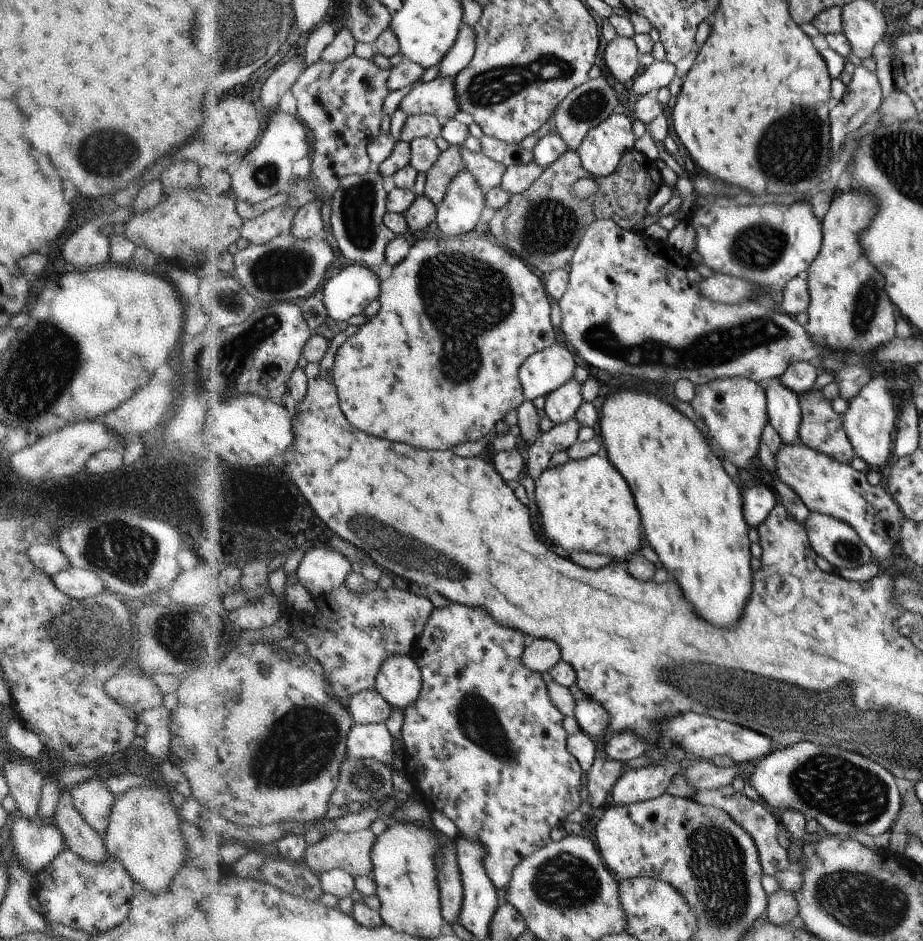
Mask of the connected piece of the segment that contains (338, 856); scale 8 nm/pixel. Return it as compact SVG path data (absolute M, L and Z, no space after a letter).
M371 829L360 832L341 830L309 845L305 861L318 874L346 869L352 876L373 876L373 846L378 837Z

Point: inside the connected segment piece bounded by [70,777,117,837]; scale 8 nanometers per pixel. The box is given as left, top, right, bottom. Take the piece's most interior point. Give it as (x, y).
(94, 801)

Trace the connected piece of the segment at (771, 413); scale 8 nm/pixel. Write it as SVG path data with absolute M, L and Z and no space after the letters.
M771 379L767 388L767 416L774 430L778 432L784 443L799 442L799 426L802 422L802 408L800 396L791 388L788 388L780 379Z

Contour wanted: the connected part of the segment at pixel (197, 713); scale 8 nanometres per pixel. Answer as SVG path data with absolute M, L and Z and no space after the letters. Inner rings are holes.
M260 643L244 644L230 654L218 665L210 668L198 668L194 674L181 677L181 685L177 690L179 698L178 709L172 711L169 720L171 732L171 757L174 762L180 762L181 770L190 778L192 782L192 792L194 798L202 806L210 808L220 808L222 814L242 826L270 826L279 822L308 823L327 818L333 804L335 792L339 790L339 780L343 772L343 764L347 762L349 756L349 739L354 728L355 717L350 714L346 705L350 708L350 703L344 702L332 692L333 684L329 676L325 673L324 665L312 654L296 655L293 645L290 643Z

